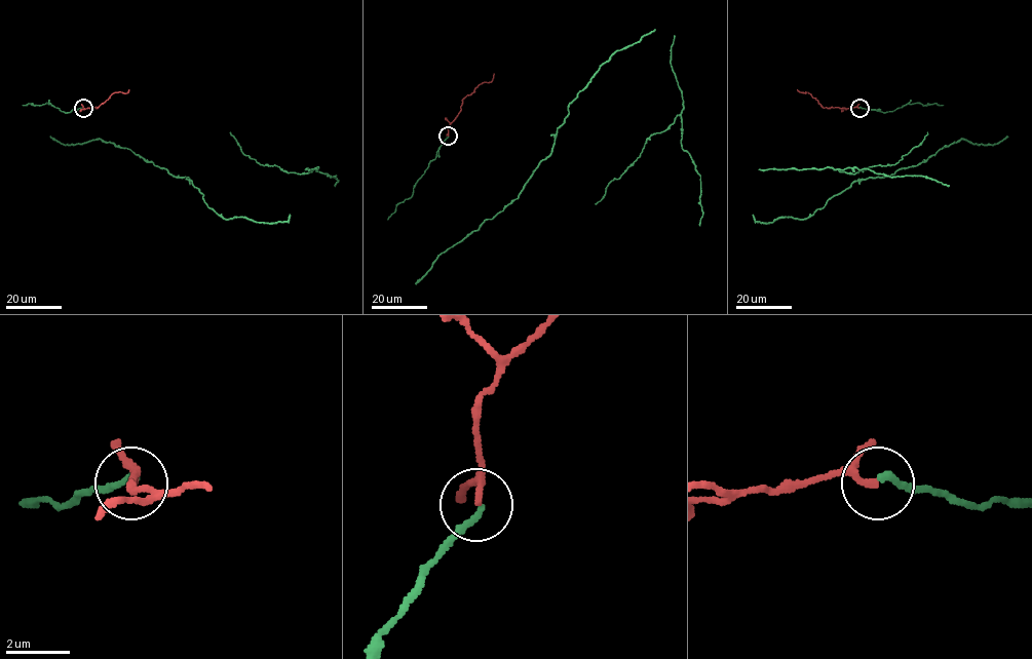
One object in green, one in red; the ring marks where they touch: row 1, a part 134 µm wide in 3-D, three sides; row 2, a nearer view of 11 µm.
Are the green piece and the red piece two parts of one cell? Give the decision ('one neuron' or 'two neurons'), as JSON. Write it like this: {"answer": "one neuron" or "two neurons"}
{"answer": "one neuron"}

